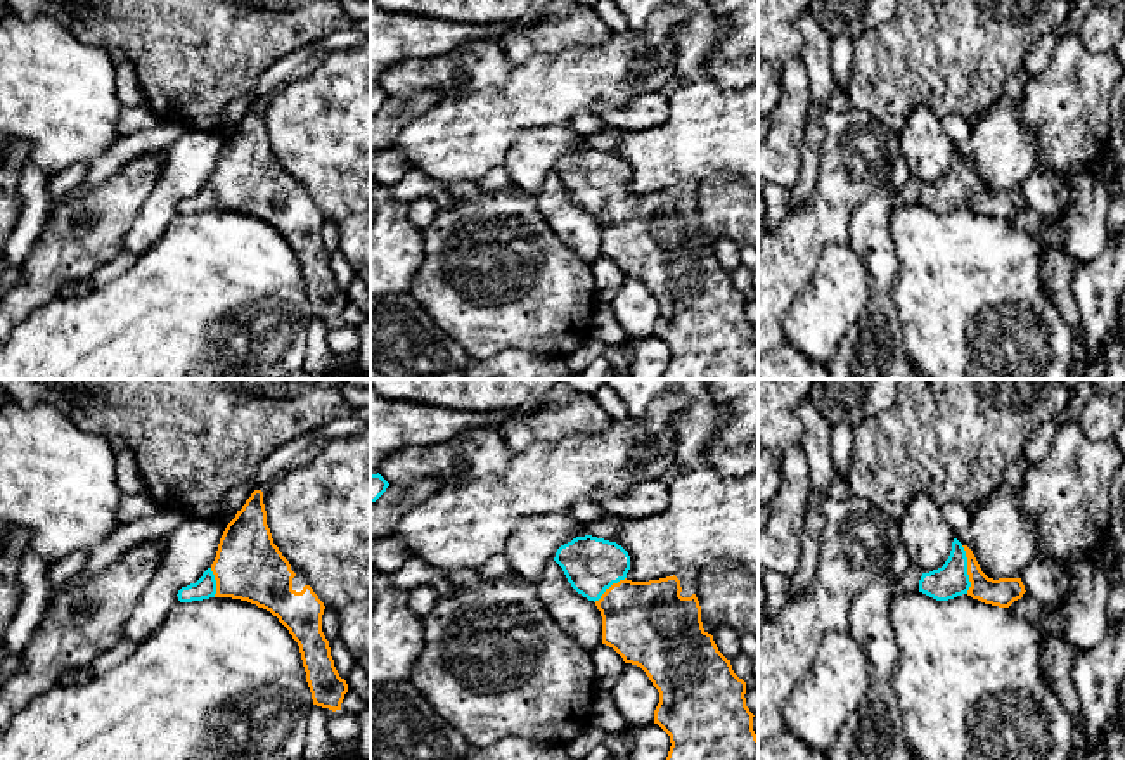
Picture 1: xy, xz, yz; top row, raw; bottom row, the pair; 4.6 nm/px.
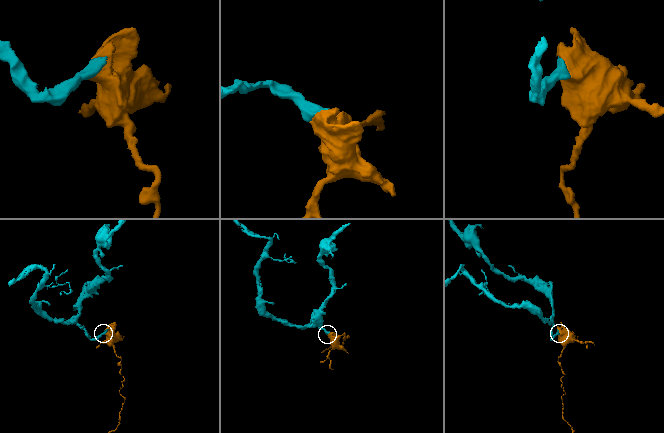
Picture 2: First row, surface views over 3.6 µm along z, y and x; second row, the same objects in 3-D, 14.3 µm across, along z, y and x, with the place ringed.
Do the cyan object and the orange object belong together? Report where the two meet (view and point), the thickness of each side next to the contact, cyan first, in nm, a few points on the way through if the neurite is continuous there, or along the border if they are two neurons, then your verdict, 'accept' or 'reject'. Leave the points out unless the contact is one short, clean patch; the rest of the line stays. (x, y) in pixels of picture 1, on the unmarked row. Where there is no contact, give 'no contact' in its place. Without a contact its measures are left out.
contact yz (966, 182); calibres 160 and 140 nm; accept

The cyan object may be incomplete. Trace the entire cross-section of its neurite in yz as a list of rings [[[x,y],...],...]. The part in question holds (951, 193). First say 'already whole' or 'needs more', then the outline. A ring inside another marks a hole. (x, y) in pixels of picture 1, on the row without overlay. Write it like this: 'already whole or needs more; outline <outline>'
needs more; outline [[[954,151],[945,177],[929,185],[922,185],[919,204],[936,213],[948,213],[968,206],[985,216],[1009,220],[1026,203],[1021,190],[988,190],[981,184],[973,163]]]

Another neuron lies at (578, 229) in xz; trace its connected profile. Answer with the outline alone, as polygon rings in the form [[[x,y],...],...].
[[[549,173],[535,194],[537,209],[549,227],[583,261],[594,265],[602,256],[602,229],[594,213],[578,206],[568,194],[562,180]]]

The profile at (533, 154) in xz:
[[[569,126],[533,128],[516,137],[504,168],[518,189],[535,196],[561,158],[585,147],[588,147],[585,135]]]

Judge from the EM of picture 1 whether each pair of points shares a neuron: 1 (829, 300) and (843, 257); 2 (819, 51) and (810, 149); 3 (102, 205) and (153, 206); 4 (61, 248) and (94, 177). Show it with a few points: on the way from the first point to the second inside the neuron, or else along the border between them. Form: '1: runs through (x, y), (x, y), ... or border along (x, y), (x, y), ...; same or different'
1: runs through (840, 289), (840, 267); same
2: runs through (819, 75), (819, 106), (814, 125); same
3: border along (161, 172), (127, 232), (125, 244); different
4: border along (125, 163), (101, 182), (80, 186); different

